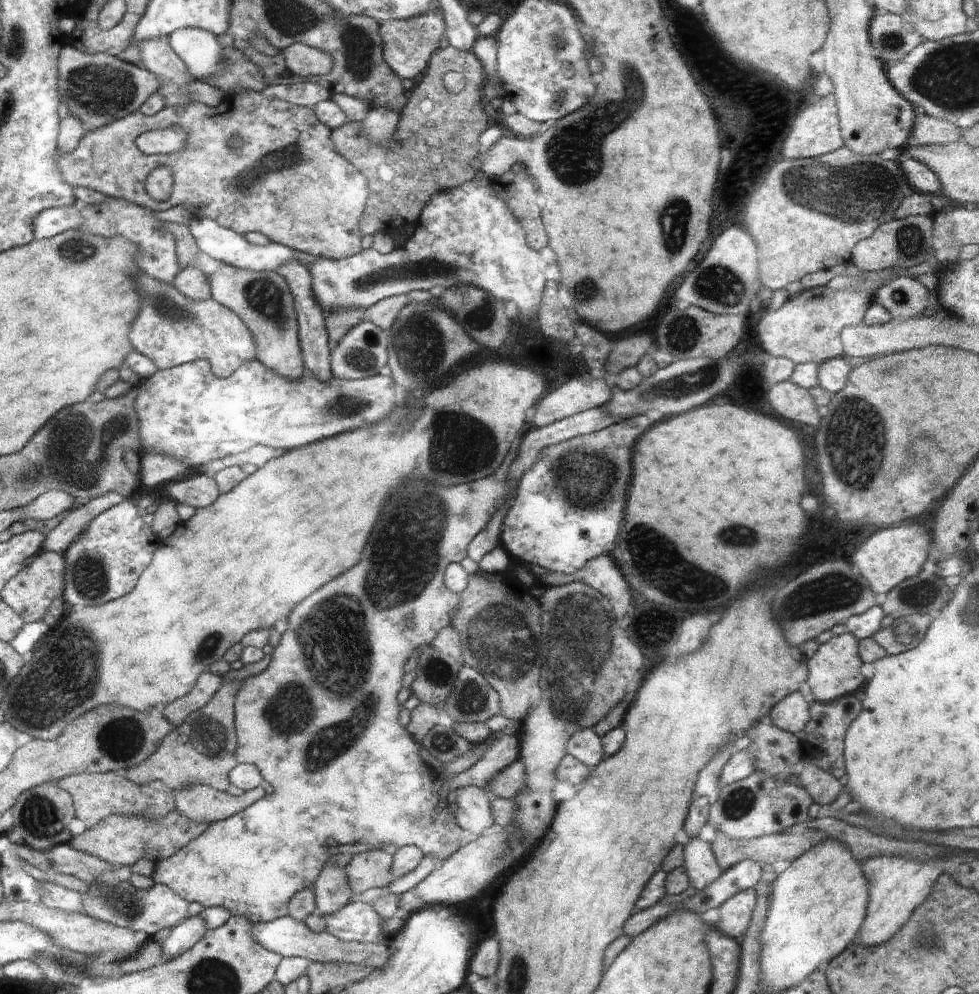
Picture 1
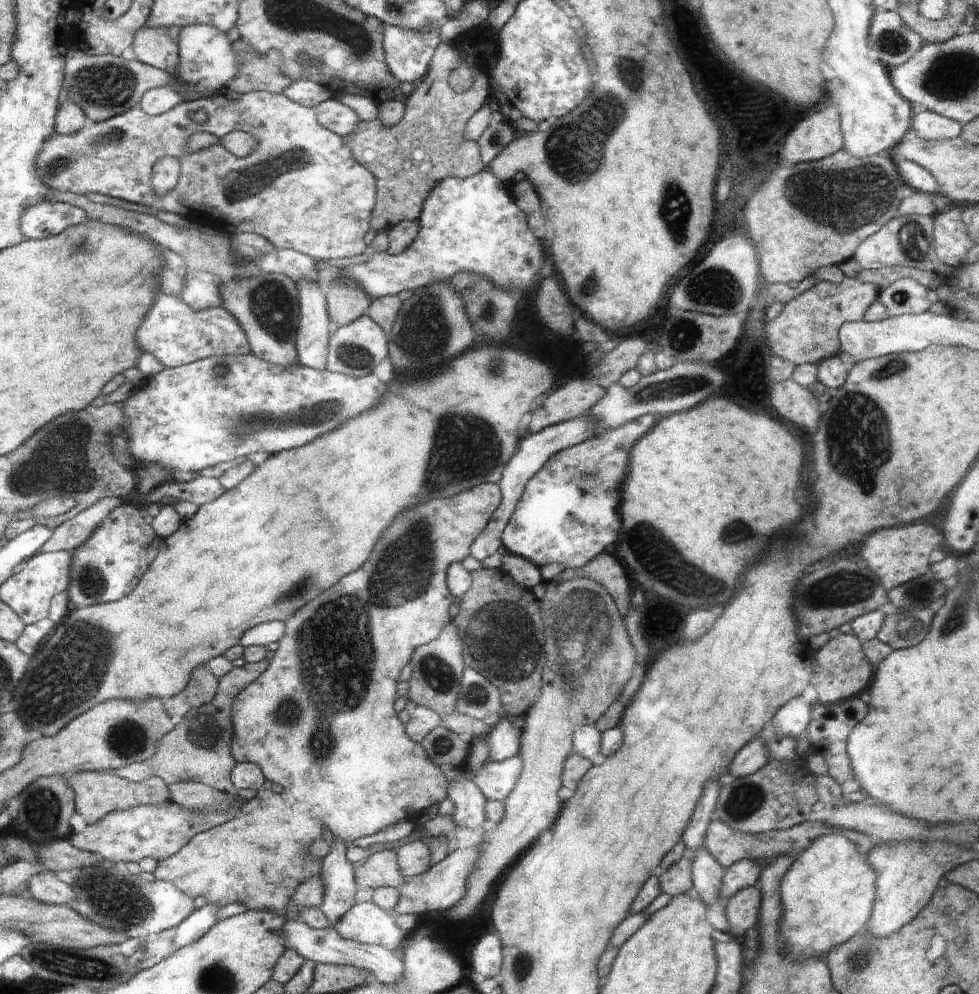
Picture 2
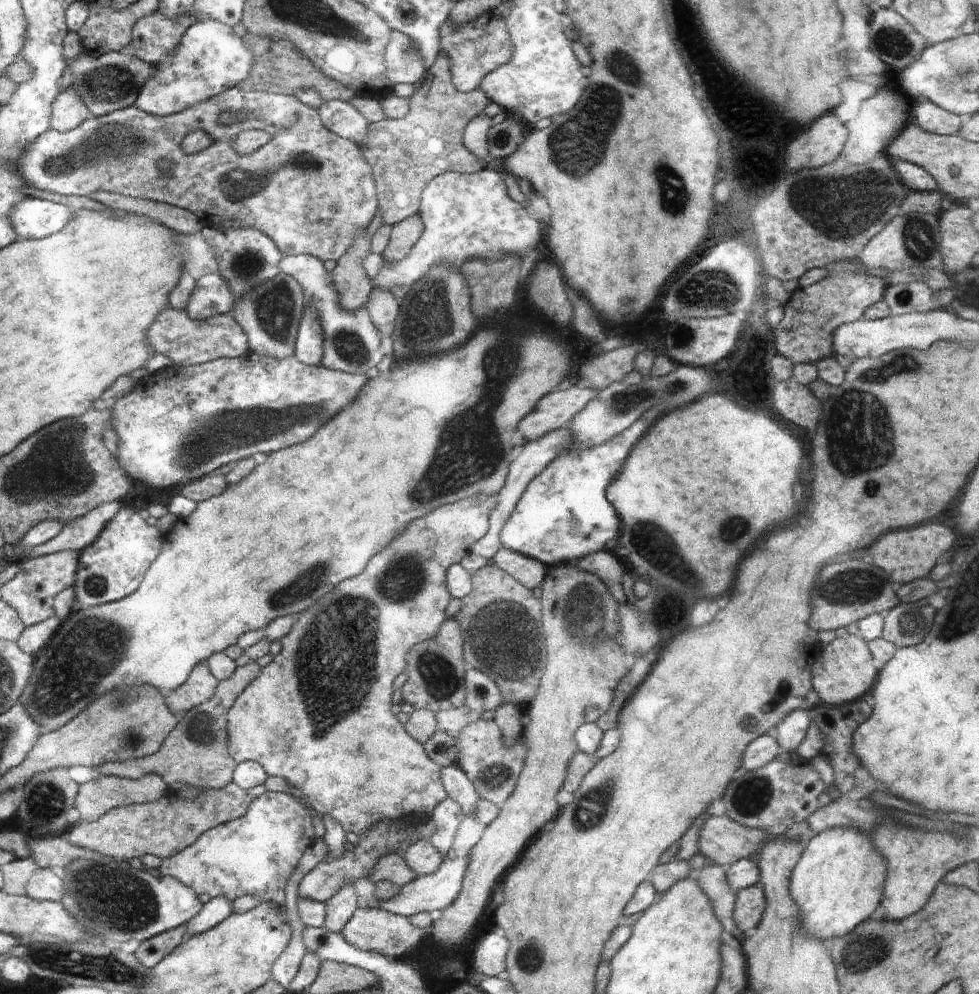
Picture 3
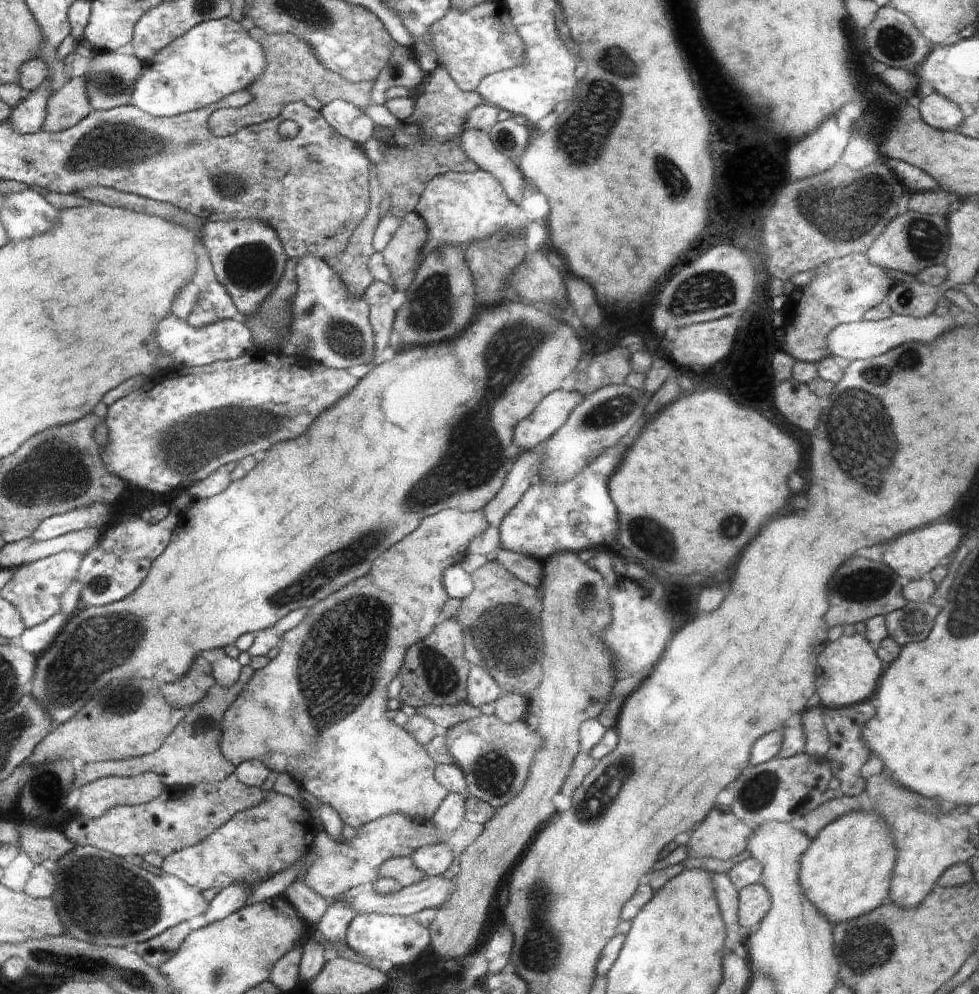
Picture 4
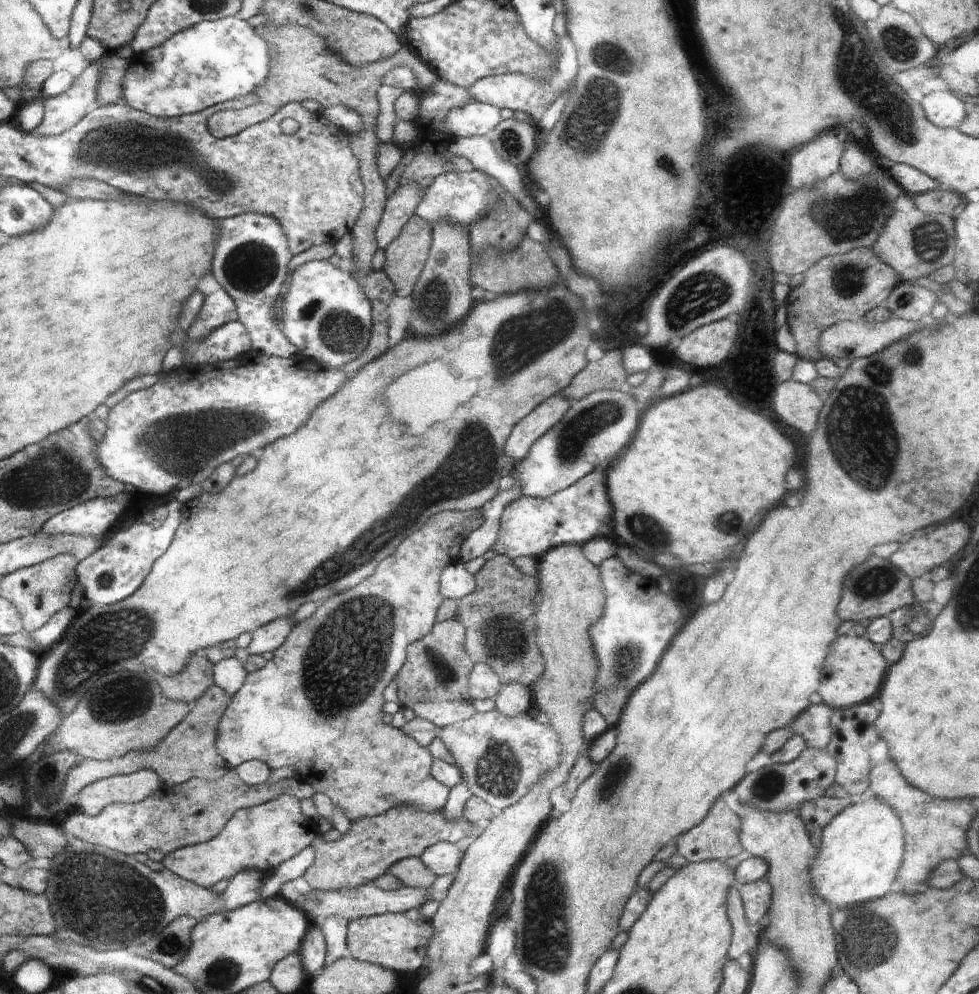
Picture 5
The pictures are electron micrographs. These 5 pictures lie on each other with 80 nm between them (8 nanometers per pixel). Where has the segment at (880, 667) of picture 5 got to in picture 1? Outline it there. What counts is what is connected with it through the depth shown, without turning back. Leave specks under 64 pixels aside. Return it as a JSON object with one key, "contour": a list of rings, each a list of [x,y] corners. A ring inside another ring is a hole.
{"contour":[[[852,633],[833,636],[820,644],[818,650],[807,662],[807,680],[816,701],[836,701],[847,694],[861,691],[867,682],[860,673],[863,662],[859,655],[859,640]]]}

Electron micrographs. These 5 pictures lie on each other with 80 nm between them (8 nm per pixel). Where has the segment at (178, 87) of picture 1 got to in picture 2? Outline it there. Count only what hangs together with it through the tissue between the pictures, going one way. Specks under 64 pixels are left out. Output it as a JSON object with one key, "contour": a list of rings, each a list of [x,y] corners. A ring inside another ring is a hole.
{"contour":[[[151,27],[138,30],[132,50],[136,59],[160,70],[173,72],[180,66],[180,27]]]}

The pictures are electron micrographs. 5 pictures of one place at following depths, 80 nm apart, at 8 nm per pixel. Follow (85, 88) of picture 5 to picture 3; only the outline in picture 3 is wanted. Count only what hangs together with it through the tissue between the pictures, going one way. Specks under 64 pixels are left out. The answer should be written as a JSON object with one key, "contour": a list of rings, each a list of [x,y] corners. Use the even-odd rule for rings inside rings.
{"contour":[[[71,84],[53,102],[52,128],[60,132],[69,131],[92,115]]]}

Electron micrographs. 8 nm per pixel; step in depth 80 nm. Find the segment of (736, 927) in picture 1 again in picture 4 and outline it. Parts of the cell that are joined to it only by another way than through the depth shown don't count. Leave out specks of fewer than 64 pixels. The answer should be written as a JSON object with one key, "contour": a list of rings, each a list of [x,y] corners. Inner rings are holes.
{"contour":[[[761,882],[754,883],[739,890],[738,918],[740,924],[750,928],[765,917],[771,907],[771,896]]]}

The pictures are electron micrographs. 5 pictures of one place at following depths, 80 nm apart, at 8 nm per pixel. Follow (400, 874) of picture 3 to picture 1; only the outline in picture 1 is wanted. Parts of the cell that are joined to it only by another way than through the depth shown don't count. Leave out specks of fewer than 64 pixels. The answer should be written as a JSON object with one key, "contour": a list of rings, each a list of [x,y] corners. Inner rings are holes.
{"contour":[[[383,850],[356,853],[345,868],[353,890],[353,899],[370,888],[387,888],[394,880],[392,863],[393,855]]]}

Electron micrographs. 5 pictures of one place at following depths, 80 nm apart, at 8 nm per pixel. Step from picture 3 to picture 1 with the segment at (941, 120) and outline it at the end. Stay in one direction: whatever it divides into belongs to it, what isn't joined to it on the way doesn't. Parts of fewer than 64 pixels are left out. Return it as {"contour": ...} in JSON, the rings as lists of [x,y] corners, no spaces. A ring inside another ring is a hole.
{"contour":[[[928,115],[917,117],[908,144],[921,146],[944,146],[956,142],[960,138],[960,128]]]}

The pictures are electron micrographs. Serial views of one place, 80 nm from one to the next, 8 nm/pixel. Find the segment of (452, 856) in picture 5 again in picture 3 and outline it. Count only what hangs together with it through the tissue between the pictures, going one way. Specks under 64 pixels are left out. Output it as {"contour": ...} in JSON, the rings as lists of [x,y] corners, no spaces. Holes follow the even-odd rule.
{"contour":[[[426,837],[401,850],[400,854],[417,875],[429,875],[436,872],[451,855],[446,854],[445,856],[444,853],[436,850],[436,847],[430,842],[430,838]]]}

